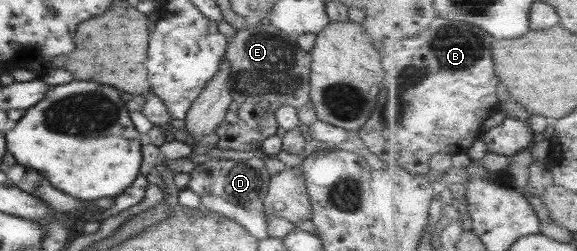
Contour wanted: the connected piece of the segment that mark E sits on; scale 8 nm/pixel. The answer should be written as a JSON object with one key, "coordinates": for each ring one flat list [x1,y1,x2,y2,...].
{"coordinates":[[258,24,251,27,235,29,228,39,223,60,228,66,228,87,231,102,224,114,224,119,214,130,218,136,216,147,221,150,247,150,260,148,260,142,275,135,278,124,274,119,274,112,280,106,292,106,301,109,308,103,309,71,311,58,307,52,298,48,296,39,292,35,277,30,268,24,260,28]]}

